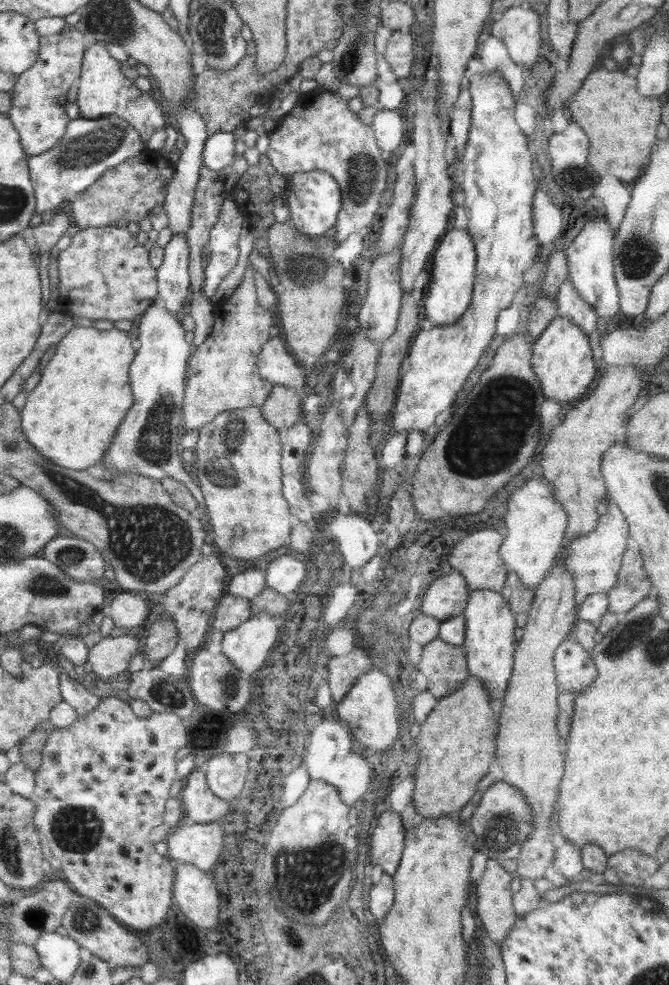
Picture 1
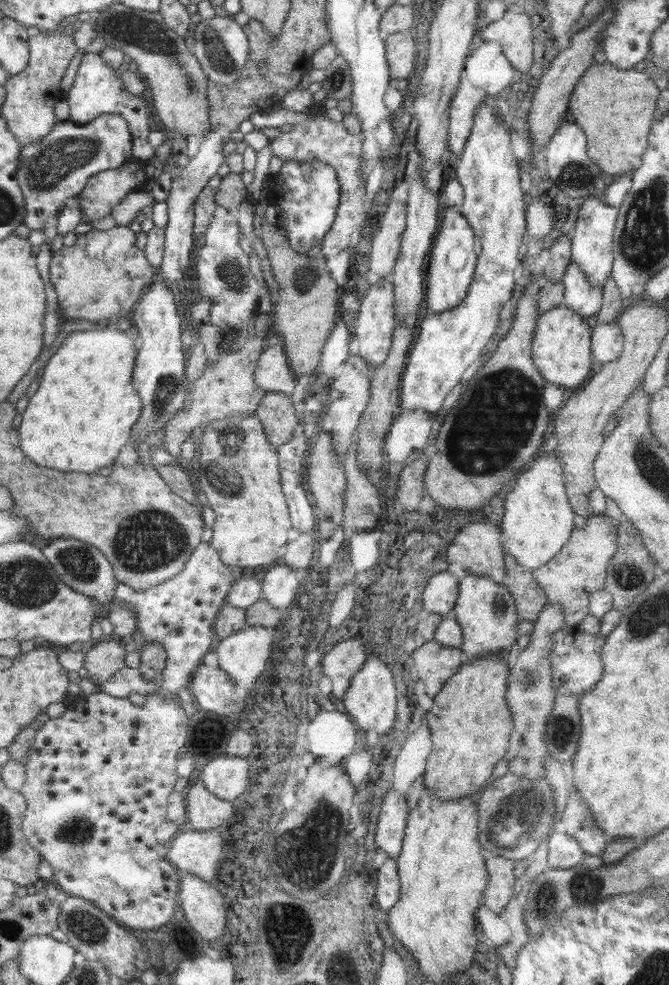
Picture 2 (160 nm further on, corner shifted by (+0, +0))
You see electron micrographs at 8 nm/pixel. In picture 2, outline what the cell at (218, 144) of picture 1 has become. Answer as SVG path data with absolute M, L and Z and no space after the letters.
M216 130L206 132L196 155L183 160L176 166L172 166L172 189L165 201L168 207L167 214L169 219L165 228L165 245L159 278L164 284L182 280L184 278L184 271L190 264L190 254L192 254L193 246L196 244L193 236L193 224L195 221L194 205L197 196L203 191L209 180L217 174L218 168L226 160L226 156L223 155L225 138L226 134L223 132Z

